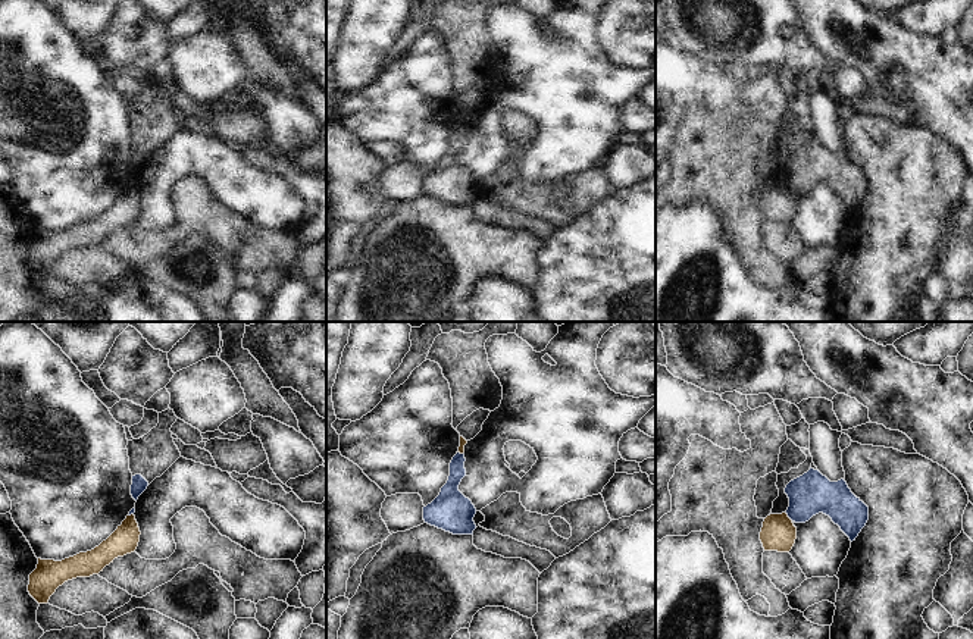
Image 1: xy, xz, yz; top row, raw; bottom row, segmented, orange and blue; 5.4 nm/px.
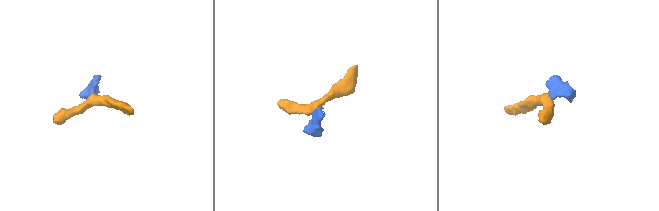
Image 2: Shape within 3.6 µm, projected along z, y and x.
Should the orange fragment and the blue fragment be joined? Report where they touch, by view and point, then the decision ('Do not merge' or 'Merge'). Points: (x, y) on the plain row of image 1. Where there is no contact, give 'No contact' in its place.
Touches orange at yz (788, 188). Do not merge

